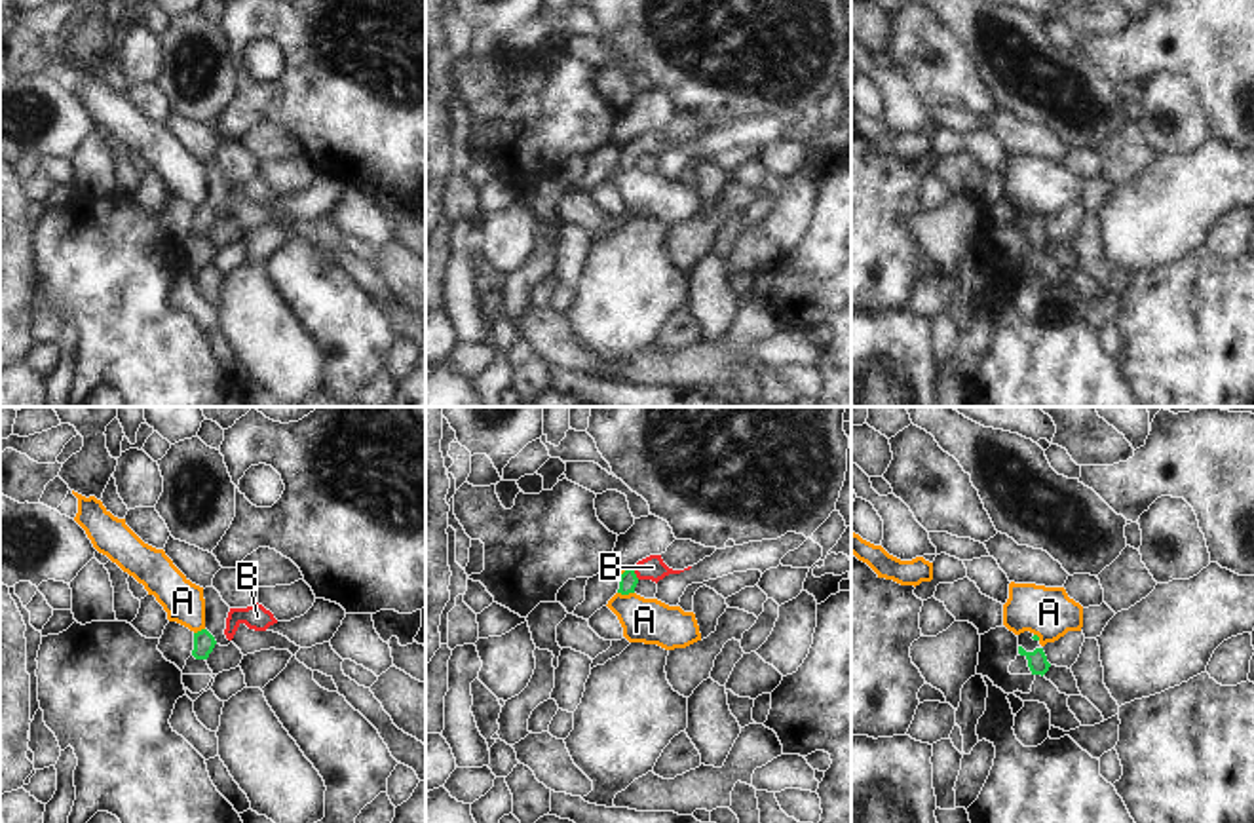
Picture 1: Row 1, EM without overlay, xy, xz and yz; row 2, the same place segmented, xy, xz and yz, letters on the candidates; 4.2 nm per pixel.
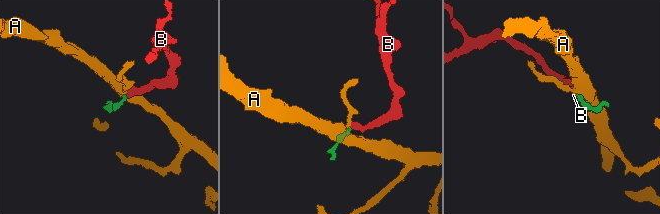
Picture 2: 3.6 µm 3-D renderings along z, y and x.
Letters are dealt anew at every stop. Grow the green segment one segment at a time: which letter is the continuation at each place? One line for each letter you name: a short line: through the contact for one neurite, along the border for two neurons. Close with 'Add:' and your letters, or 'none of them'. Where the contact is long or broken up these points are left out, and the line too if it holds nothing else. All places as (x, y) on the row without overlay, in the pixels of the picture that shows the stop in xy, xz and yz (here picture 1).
B: xz (627, 154), (633, 147), (652, 141)
Add: B

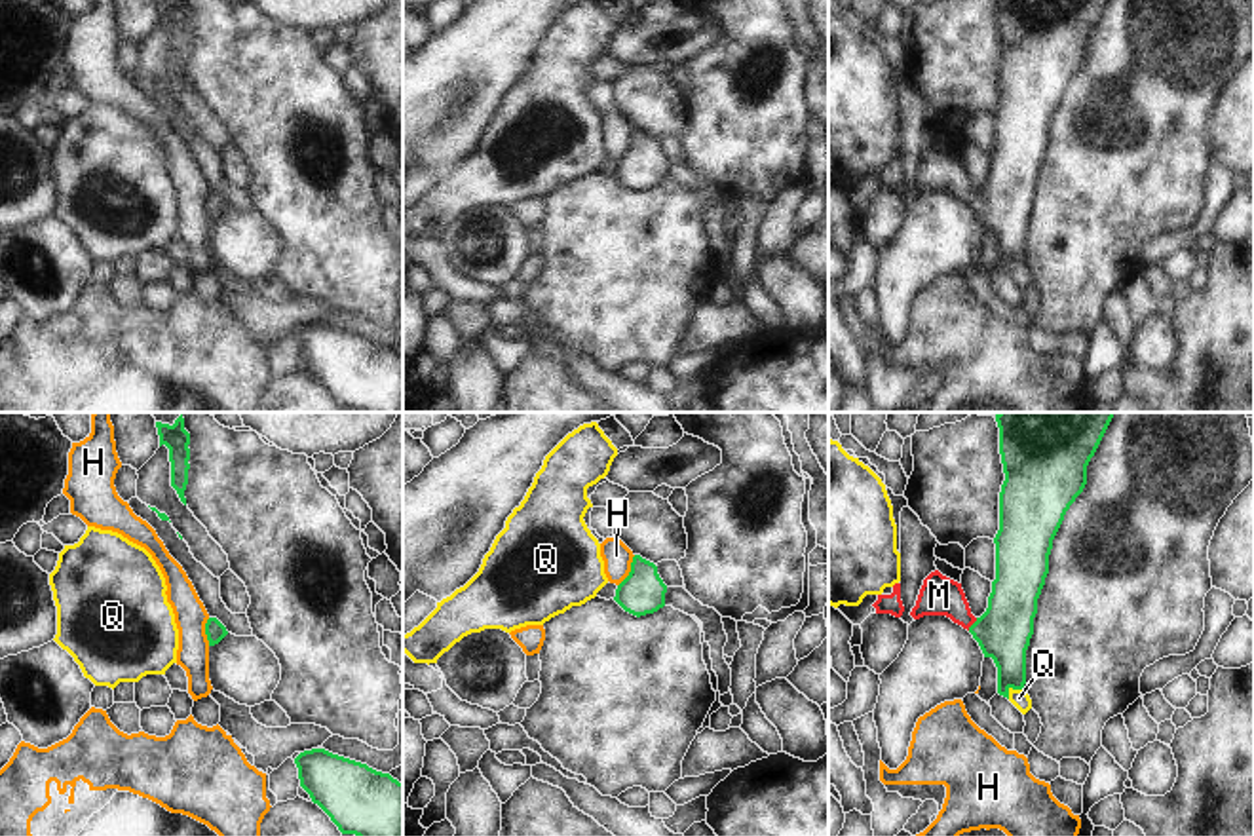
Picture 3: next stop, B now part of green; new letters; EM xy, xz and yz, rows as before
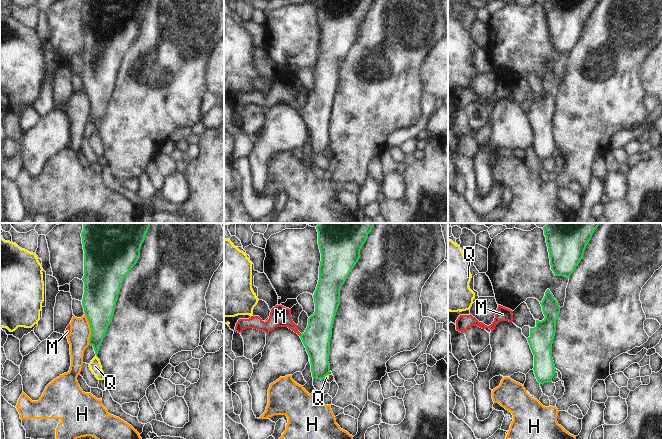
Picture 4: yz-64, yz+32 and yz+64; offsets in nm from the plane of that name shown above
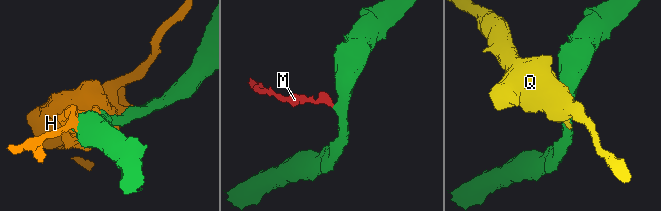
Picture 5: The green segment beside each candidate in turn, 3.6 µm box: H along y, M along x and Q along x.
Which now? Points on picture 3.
M: yz (1004, 206), (983, 204), (973, 198), (939, 170)
Add: M

